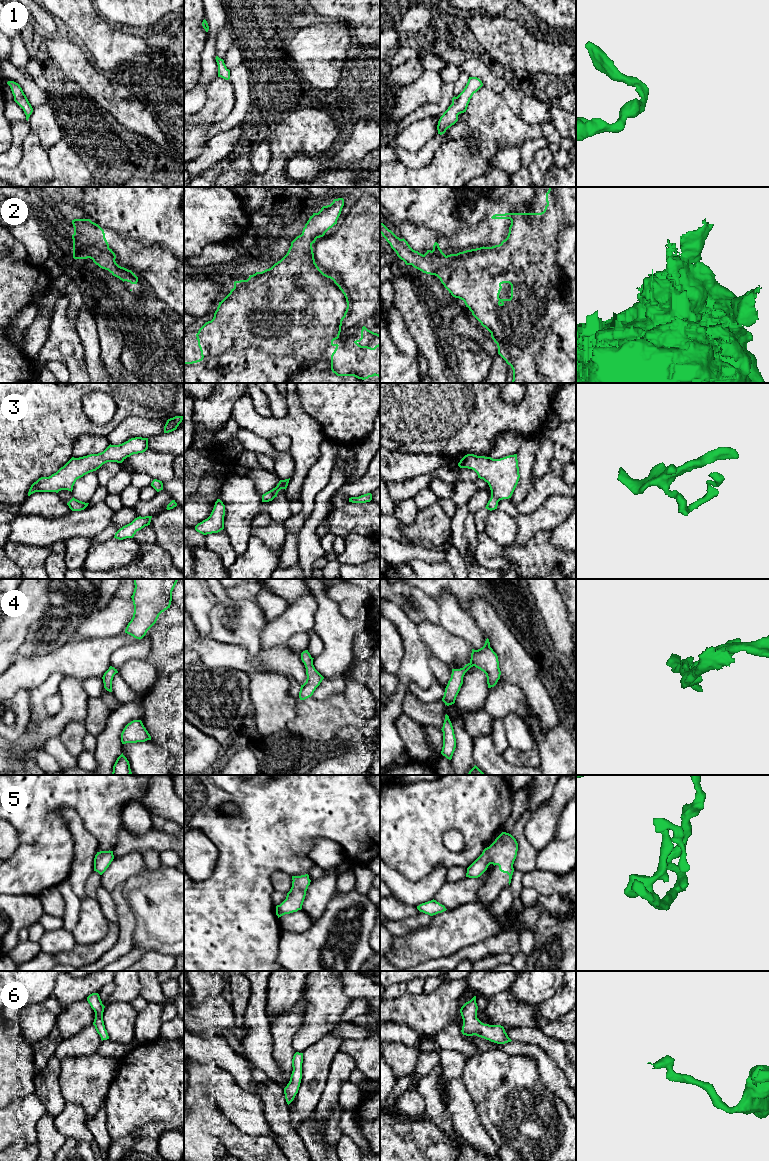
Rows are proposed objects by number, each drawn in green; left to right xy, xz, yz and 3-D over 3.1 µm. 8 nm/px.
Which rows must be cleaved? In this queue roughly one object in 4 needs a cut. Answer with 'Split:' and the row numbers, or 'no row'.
Split: no row

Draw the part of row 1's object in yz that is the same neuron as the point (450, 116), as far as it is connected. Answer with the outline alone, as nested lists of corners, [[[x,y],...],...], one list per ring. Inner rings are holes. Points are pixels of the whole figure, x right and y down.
[[[469,77],[463,91],[452,98],[452,104],[440,117],[437,125],[438,134],[442,135],[448,128],[458,121],[458,115],[466,112],[470,99],[483,86],[482,81],[477,77]]]

